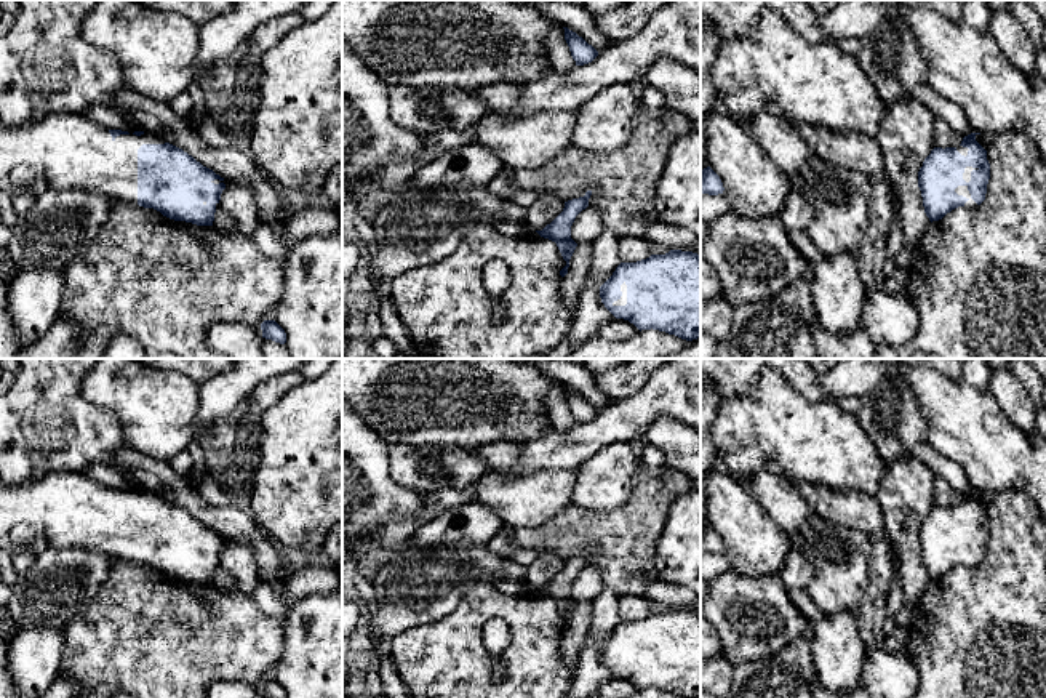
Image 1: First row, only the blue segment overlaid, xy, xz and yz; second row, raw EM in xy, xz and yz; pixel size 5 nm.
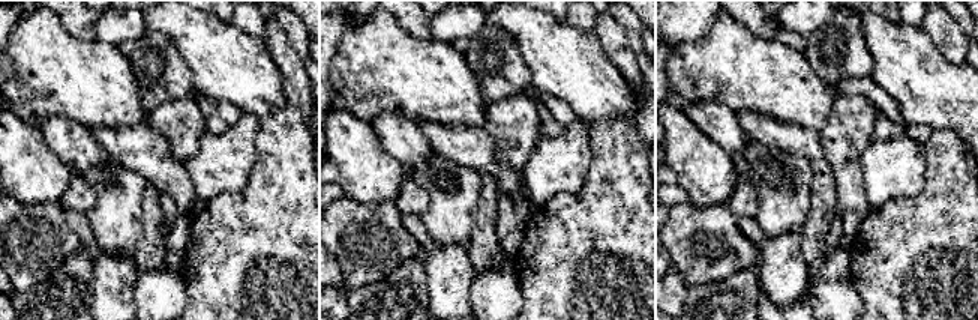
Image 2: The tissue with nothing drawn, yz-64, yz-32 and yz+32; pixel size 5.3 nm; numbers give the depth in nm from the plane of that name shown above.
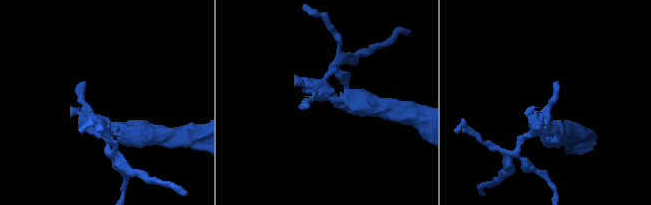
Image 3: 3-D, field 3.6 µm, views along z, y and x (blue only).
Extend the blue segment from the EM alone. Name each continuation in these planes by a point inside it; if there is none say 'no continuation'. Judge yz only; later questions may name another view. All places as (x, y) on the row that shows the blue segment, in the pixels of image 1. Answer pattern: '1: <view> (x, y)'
1: yz (963, 191)

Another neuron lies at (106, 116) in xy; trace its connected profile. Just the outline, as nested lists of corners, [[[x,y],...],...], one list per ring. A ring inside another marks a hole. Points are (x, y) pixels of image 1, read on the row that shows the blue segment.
[[[93,106],[83,115],[109,130],[122,130],[128,133],[144,131],[138,123],[133,123],[131,118],[126,117],[122,110],[110,106]]]

